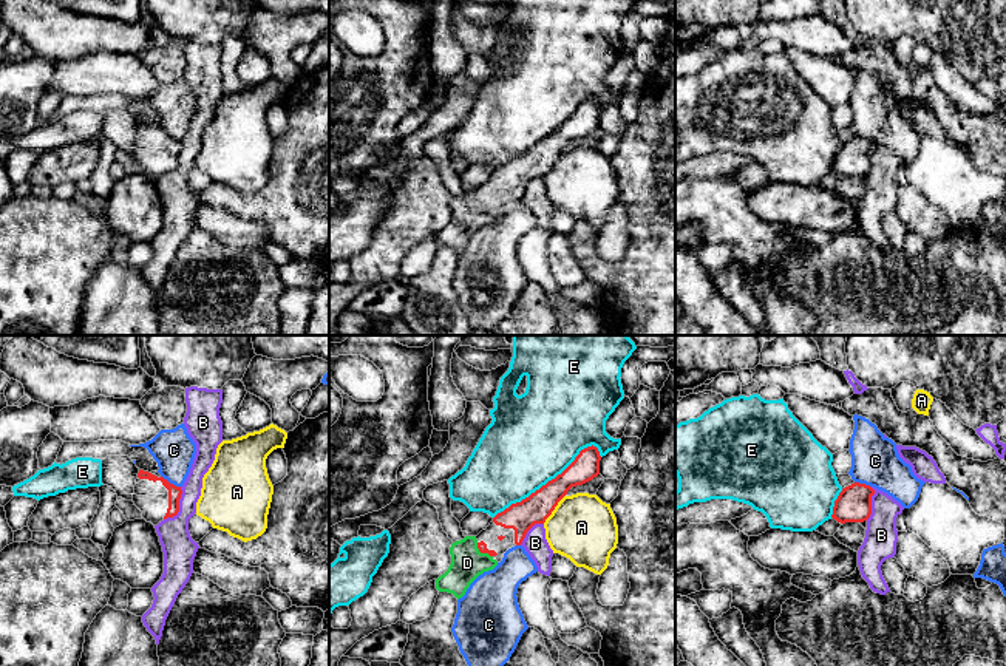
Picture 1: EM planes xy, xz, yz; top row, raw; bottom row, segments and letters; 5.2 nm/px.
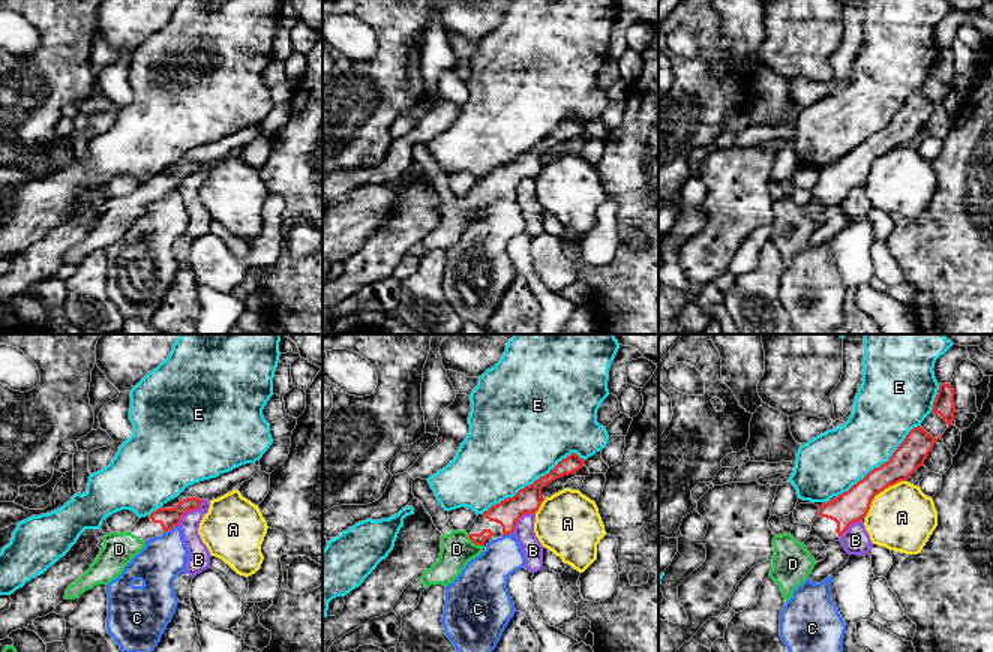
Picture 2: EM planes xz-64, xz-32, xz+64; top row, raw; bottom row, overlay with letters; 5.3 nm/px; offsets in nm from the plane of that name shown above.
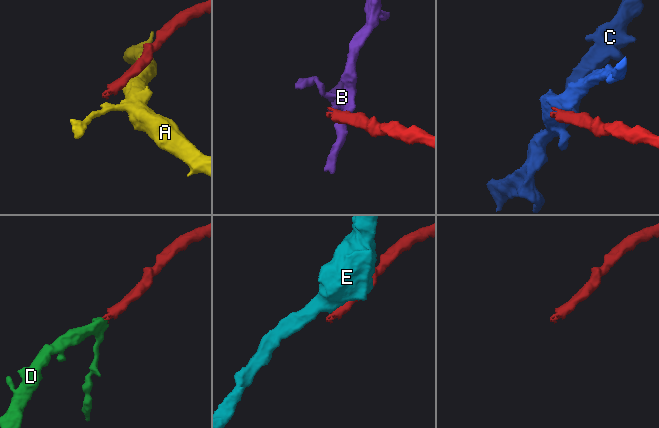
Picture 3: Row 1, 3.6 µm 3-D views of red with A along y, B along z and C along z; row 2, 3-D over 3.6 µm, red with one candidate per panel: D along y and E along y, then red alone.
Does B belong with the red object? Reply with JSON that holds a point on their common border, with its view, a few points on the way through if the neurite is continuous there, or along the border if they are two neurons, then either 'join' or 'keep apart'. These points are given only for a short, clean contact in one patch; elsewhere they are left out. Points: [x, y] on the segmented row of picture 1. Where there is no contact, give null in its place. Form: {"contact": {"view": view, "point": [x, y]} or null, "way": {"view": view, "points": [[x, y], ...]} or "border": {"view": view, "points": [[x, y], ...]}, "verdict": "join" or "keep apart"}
{"contact": {"view": "xy", "point": [178, 507]}, "border": {"view": "xy", "points": [[181, 487], [176, 513], [164, 519]]}, "verdict": "keep apart"}

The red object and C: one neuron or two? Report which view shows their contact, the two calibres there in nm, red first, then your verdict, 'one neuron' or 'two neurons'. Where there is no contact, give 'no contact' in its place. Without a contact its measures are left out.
contact in xy; calibres 70 and 220 nm; two neurons

